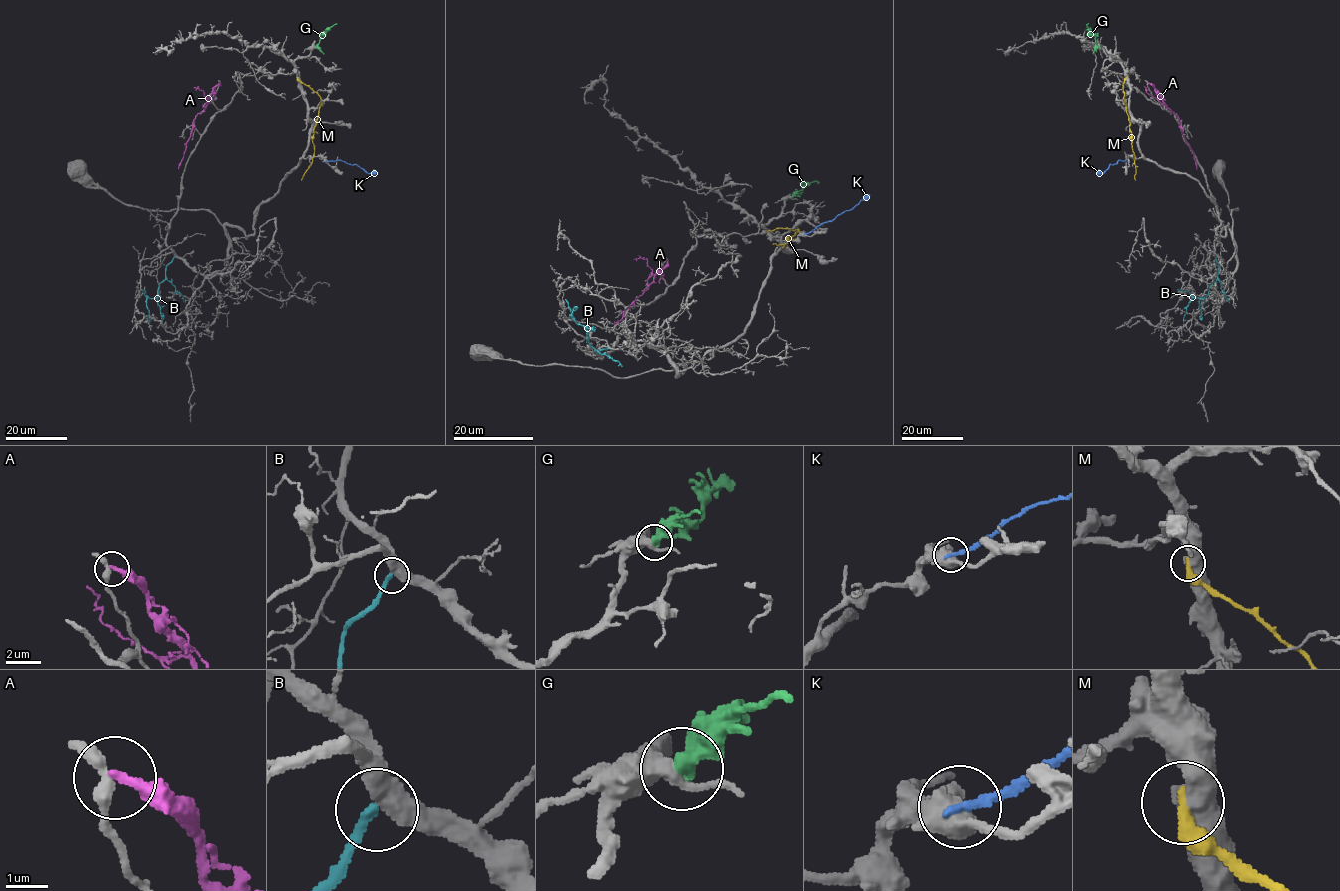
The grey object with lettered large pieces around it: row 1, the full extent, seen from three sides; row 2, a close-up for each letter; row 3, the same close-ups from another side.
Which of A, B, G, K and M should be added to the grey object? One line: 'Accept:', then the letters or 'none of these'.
Accept: none of these

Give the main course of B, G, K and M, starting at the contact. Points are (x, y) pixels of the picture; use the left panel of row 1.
B: (174, 257), (166, 267), (157, 297), (146, 300), (150, 320)
G: (316, 47), (326, 32), (337, 24)
K: (326, 161), (341, 160), (369, 173), (376, 172)
M: (297, 77), (321, 99), (313, 131), (312, 161), (301, 180)

